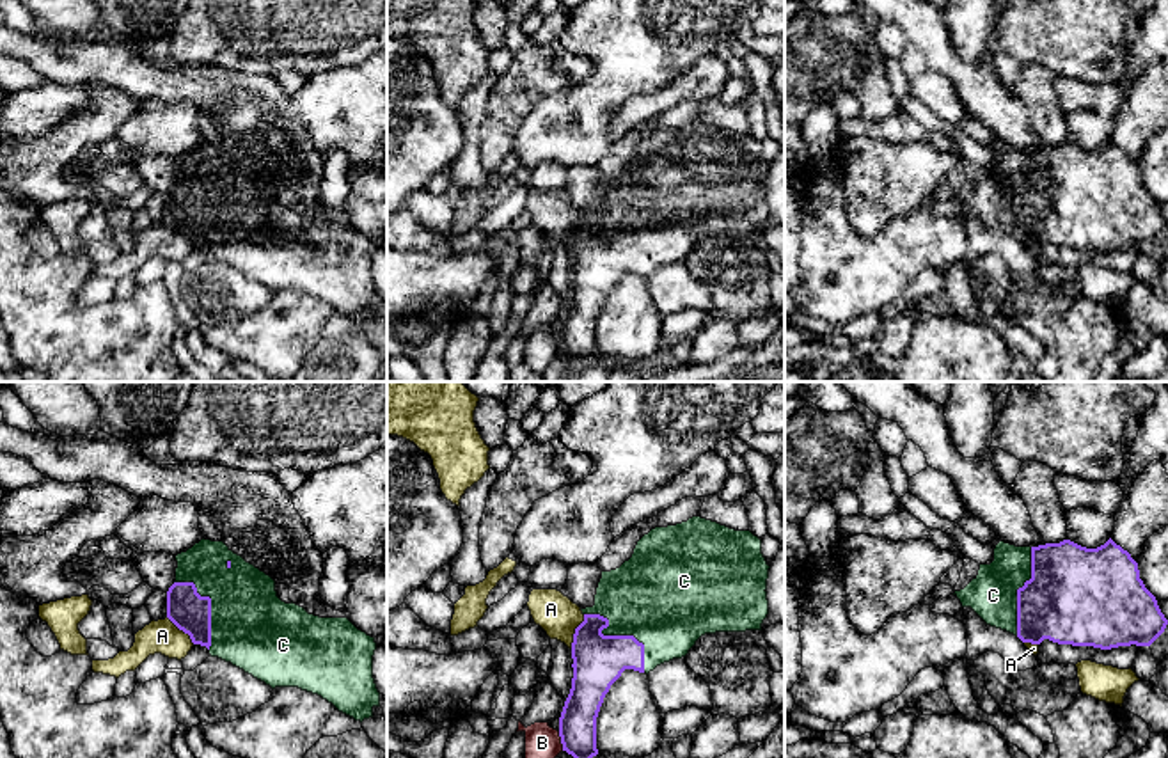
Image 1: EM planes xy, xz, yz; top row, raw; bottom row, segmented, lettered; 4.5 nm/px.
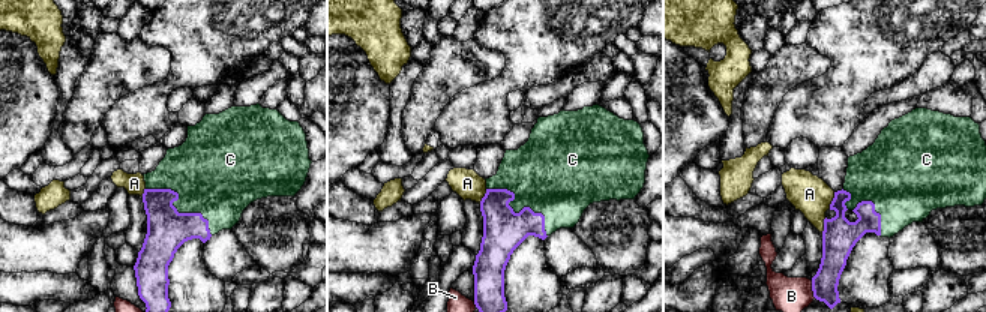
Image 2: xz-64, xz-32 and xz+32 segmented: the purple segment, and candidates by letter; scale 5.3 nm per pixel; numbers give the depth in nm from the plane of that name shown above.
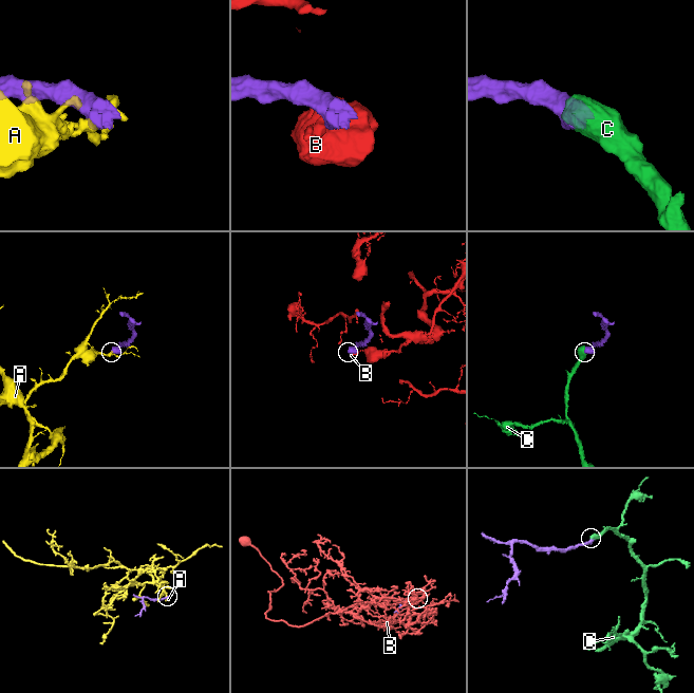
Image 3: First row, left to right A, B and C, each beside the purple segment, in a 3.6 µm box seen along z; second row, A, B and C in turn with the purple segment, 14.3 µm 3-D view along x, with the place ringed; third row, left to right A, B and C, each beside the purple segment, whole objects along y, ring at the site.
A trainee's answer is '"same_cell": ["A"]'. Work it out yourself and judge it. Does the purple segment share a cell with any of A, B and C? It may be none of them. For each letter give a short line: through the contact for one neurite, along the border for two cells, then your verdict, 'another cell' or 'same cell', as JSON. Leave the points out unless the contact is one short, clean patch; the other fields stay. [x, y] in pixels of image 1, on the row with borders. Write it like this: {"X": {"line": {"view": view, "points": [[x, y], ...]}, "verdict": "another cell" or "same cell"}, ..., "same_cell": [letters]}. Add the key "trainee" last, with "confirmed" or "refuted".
{"A": {"line": {"view": "xz", "points": [[584, 615], [570, 647]]}, "verdict": "another cell"}, "B": {"line": {"view": "xz", "points": [[558, 732], [563, 750]]}, "verdict": "another cell"}, "C": {"verdict": "same cell"}, "same_cell": ["C"], "trainee": "refuted"}

